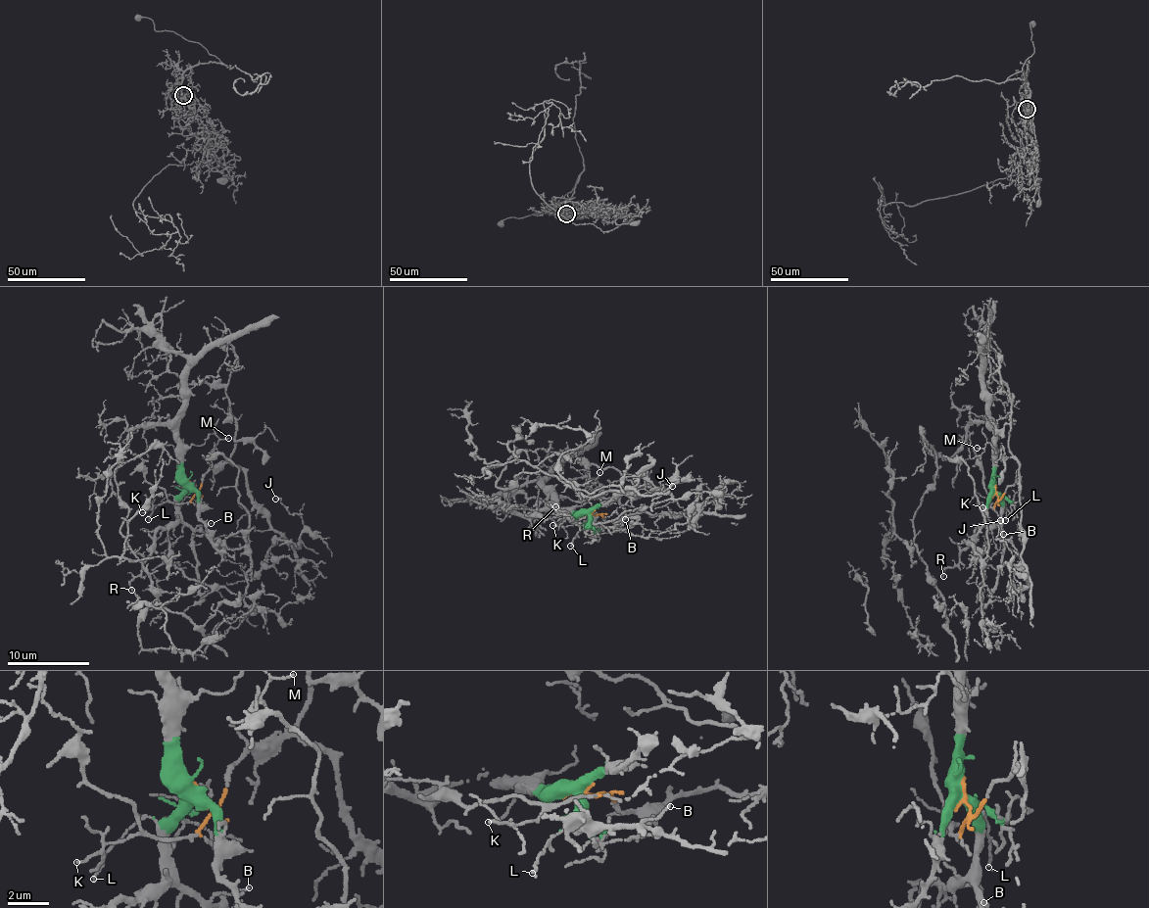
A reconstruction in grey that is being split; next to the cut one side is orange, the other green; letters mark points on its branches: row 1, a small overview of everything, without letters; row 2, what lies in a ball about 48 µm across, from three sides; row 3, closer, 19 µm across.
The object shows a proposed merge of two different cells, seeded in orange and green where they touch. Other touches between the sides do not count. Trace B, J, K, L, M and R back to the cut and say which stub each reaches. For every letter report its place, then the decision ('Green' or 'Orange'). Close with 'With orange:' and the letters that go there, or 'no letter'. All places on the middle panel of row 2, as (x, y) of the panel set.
B: Place: (625, 519). Green
J: Place: (672, 486). Orange
K: Place: (552, 525). Orange
L: Place: (570, 546). Green
M: Place: (599, 472). Green
R: Place: (555, 506). Green
With orange: J, K

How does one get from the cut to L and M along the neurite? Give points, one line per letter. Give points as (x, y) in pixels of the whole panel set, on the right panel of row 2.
L: (994, 489), (996, 495), (1003, 499), (1006, 520)
M: (994, 489), (996, 452), (989, 443), (984, 449), (977, 448)

